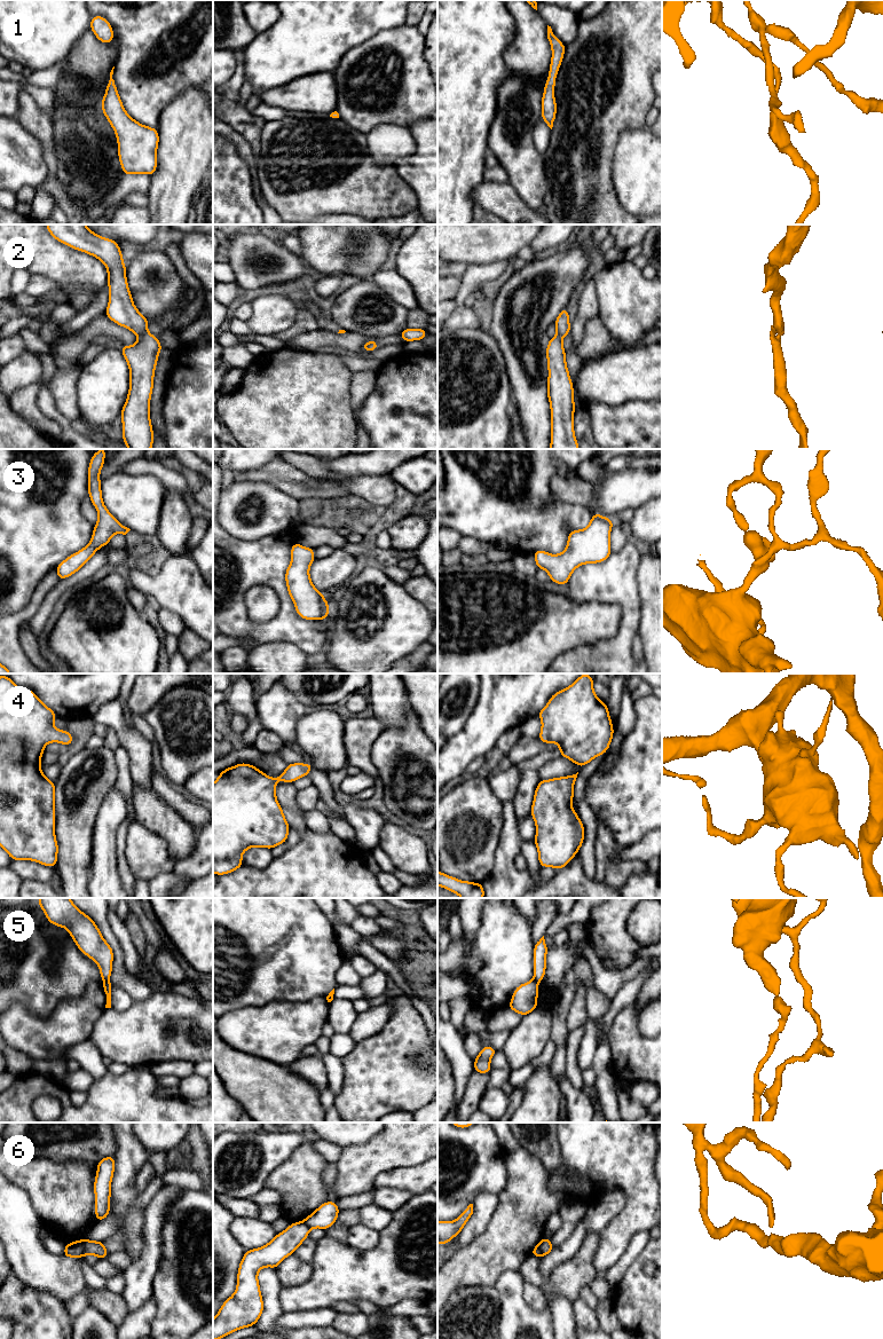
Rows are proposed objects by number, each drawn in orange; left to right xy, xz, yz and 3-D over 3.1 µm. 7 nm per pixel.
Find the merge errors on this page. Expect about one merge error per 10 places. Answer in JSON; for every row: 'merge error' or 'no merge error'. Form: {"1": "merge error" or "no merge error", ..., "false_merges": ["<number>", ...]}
{"1": "no merge error", "2": "no merge error", "3": "no merge error", "4": "no merge error", "5": "merge error", "6": "merge error", "false_merges": ["5", "6"]}

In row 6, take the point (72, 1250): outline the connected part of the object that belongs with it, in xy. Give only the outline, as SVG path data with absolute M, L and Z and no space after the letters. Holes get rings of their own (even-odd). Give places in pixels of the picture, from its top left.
M78 1239L73 1243L66 1243L63 1257L66 1258L81 1258L84 1252L84 1239Z

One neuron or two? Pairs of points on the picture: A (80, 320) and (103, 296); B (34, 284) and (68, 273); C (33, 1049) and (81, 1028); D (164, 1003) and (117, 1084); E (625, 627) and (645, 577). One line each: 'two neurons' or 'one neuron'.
A: one neuron
B: two neurons
C: one neuron
D: two neurons
E: two neurons

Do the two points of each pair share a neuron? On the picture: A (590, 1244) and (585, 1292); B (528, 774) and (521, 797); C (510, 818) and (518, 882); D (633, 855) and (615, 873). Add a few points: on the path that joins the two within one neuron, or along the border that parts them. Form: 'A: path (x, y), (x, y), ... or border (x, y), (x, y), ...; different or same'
A: border (589, 1285), (581, 1290), (578, 1297); different
B: path (528, 780), (525, 792); same
C: path (510, 834), (509, 866); same
D: border (647, 863), (620, 860), (609, 861), (606, 865); different

